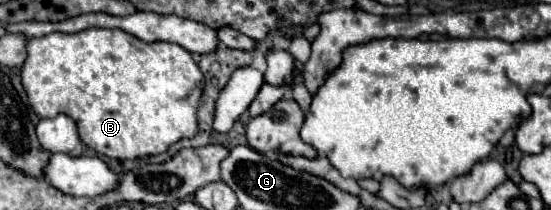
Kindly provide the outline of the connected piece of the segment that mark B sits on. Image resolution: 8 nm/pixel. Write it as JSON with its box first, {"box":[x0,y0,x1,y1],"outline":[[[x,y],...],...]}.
{"box":[21,29,203,159],"outline":[[[85,29],[73,35],[67,33],[49,33],[45,37],[33,37],[27,41],[27,59],[21,67],[21,83],[23,89],[27,93],[29,105],[33,107],[33,111],[39,117],[57,117],[61,113],[69,115],[77,127],[79,127],[79,139],[95,149],[99,155],[107,155],[113,159],[137,159],[137,157],[145,157],[145,155],[155,155],[155,153],[163,153],[167,151],[169,145],[177,143],[183,137],[191,137],[195,135],[195,107],[199,103],[199,91],[203,89],[203,73],[199,71],[199,67],[195,65],[195,61],[191,59],[191,53],[185,51],[181,45],[177,43],[167,43],[167,41],[155,41],[155,43],[145,43],[121,29]]]}

